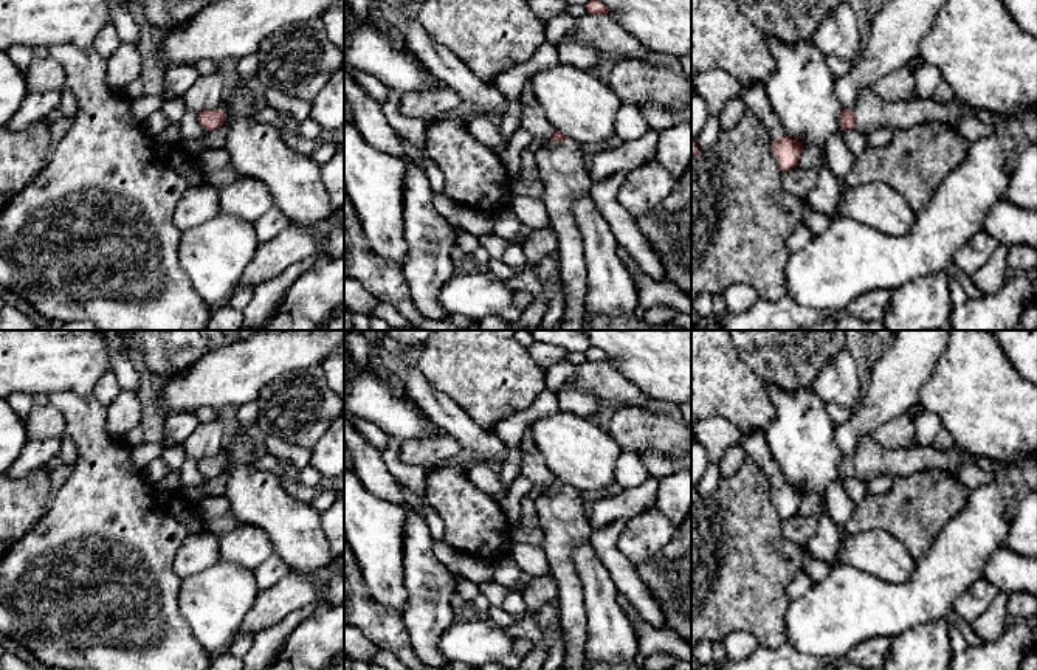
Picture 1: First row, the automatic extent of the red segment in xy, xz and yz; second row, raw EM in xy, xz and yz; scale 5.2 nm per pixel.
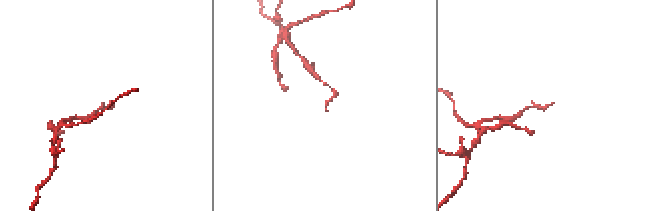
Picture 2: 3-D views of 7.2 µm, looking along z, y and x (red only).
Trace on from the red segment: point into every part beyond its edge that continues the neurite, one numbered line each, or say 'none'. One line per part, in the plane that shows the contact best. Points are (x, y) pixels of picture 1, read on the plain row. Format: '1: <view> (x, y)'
1: yz (870, 459)

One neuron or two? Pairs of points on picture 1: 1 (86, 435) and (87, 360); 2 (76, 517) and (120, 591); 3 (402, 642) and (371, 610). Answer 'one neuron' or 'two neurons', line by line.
1: two neurons
2: one neuron
3: one neuron

